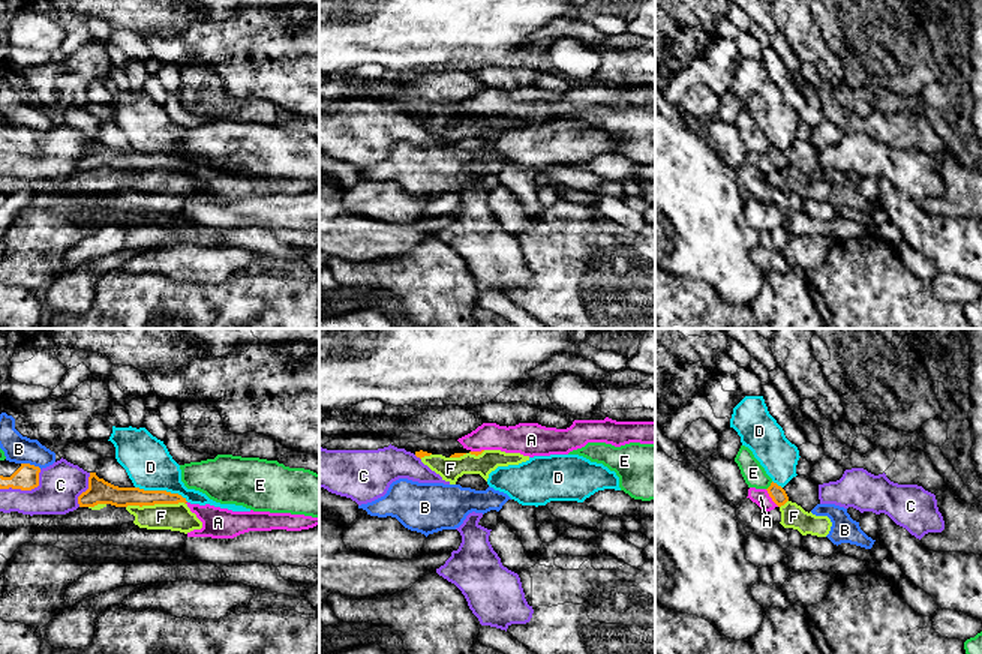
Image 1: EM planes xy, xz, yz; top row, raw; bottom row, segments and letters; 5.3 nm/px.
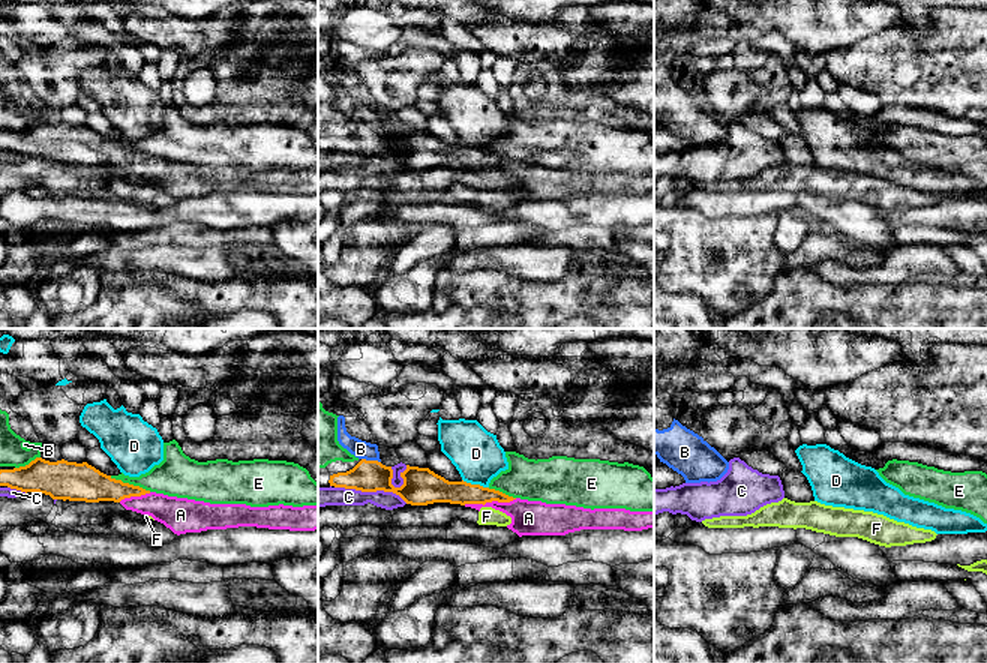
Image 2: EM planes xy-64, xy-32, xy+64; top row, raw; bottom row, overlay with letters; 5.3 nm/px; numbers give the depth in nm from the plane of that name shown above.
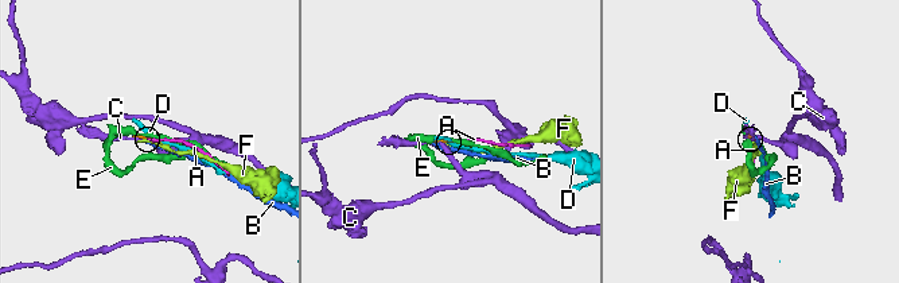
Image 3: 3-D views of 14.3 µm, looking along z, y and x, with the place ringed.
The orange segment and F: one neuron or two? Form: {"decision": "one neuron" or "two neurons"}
{"decision": "two neurons"}

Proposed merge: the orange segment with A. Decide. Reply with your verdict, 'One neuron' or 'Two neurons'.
One neuron

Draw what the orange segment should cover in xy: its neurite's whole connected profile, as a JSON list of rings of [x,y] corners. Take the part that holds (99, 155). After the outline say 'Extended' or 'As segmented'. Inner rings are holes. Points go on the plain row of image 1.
[[[90,136],[88,153],[78,160],[79,171],[94,171],[97,168],[111,168],[115,171],[127,170],[154,170],[154,168],[178,168],[187,166],[178,158],[166,154],[144,154],[139,152],[118,152],[103,142],[99,142],[96,136]]]. As segmented

